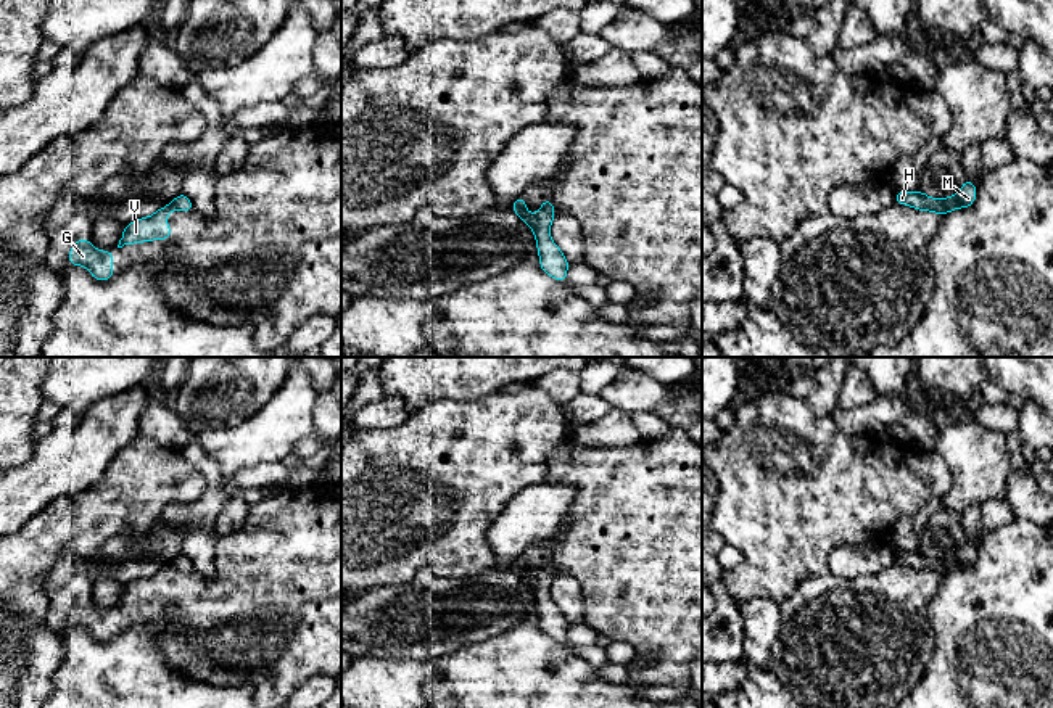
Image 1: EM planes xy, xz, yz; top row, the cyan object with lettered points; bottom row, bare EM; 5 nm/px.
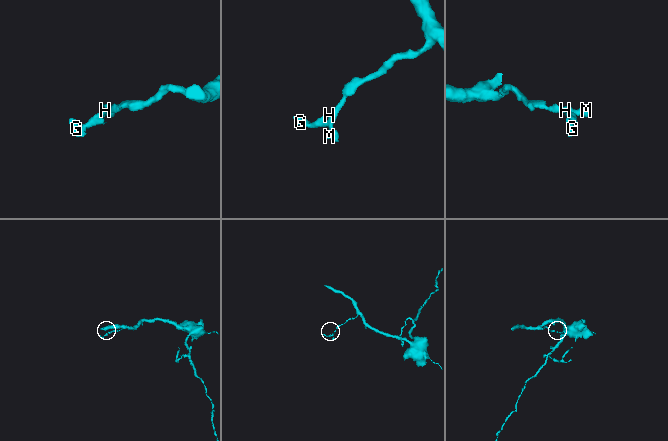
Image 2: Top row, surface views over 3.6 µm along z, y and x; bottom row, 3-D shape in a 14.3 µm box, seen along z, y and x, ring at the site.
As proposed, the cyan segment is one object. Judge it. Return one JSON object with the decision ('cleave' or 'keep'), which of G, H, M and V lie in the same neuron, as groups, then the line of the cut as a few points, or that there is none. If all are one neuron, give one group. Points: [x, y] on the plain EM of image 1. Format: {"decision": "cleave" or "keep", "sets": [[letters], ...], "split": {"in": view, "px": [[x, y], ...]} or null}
{"decision": "cleave", "sets": [["G", "V"], ["H", "M"]], "split": {"in": "xz", "px": [[535, 576], [533, 589]]}}

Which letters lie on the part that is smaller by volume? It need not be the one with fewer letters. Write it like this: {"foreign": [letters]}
{"foreign": ["G", "V"]}

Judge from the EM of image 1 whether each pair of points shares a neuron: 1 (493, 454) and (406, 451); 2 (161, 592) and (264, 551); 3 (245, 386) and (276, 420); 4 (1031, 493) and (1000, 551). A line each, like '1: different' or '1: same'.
1: same
2: same
3: different
4: different

